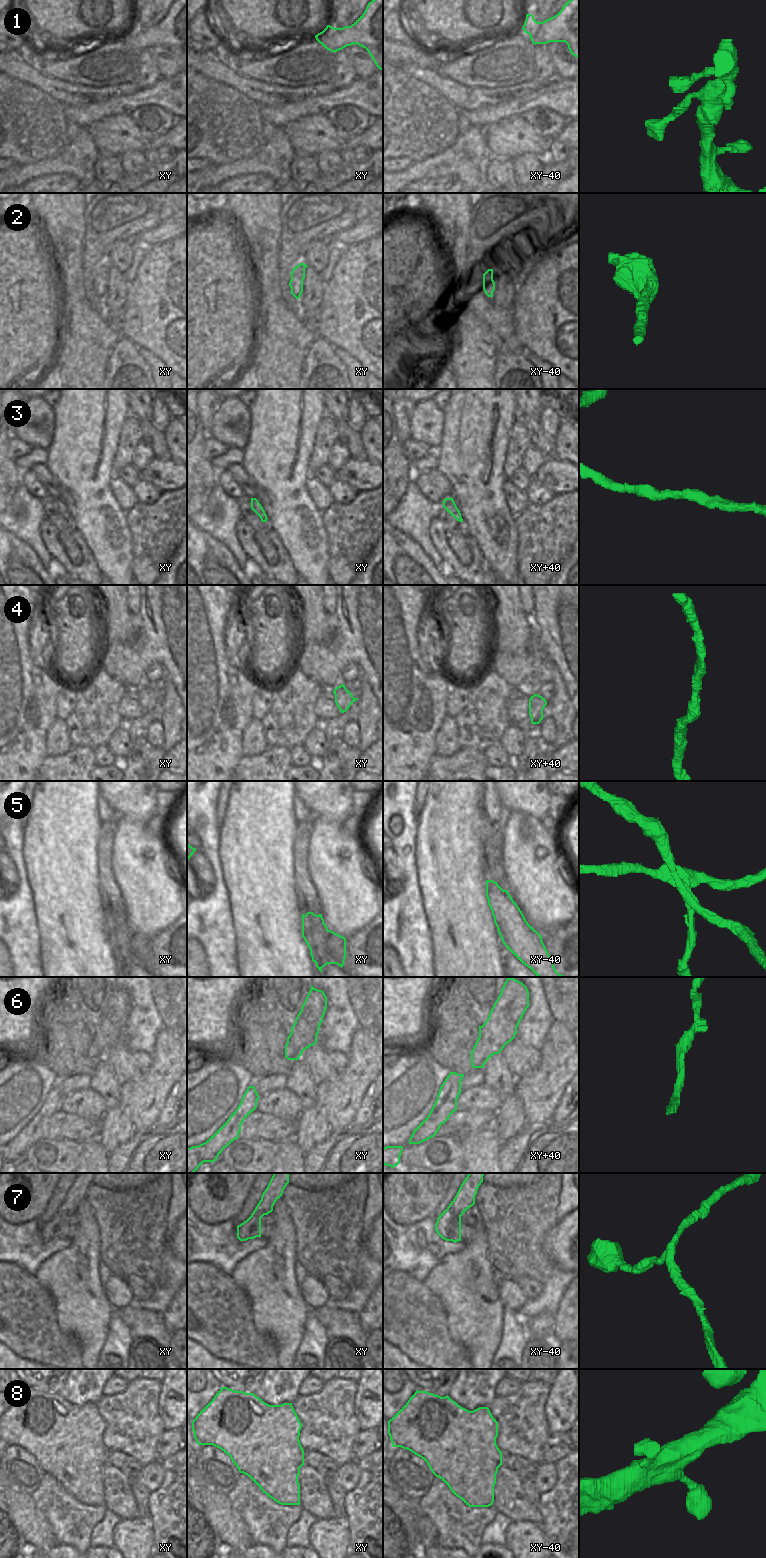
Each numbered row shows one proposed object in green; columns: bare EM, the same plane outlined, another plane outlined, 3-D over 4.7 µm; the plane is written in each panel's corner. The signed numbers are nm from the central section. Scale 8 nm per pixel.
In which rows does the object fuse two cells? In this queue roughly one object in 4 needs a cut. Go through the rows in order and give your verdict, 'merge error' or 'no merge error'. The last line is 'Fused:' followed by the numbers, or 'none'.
1: no merge error
2: no merge error
3: no merge error
4: no merge error
5: merge error
6: no merge error
7: no merge error
8: no merge error
Fused: 5

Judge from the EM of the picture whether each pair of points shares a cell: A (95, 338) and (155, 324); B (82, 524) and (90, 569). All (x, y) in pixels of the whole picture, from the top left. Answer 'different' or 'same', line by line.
A: different
B: different

